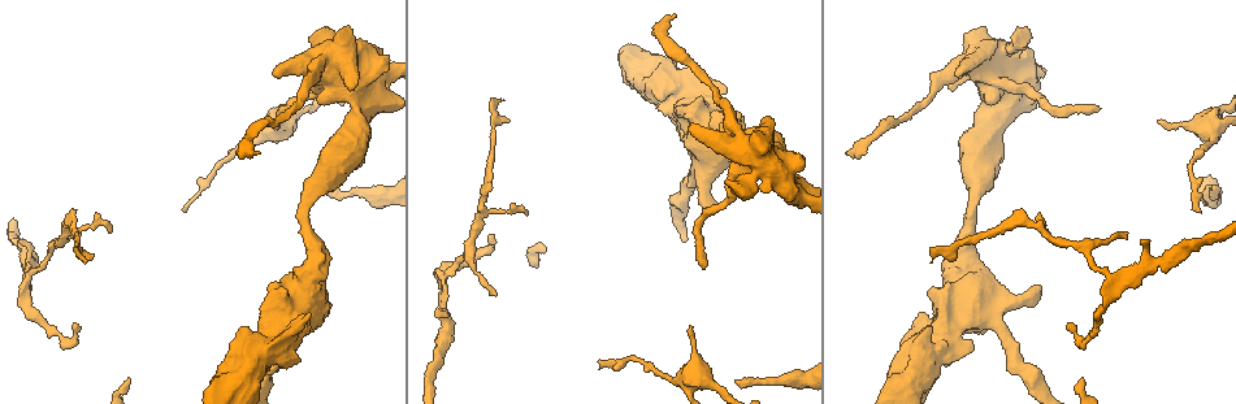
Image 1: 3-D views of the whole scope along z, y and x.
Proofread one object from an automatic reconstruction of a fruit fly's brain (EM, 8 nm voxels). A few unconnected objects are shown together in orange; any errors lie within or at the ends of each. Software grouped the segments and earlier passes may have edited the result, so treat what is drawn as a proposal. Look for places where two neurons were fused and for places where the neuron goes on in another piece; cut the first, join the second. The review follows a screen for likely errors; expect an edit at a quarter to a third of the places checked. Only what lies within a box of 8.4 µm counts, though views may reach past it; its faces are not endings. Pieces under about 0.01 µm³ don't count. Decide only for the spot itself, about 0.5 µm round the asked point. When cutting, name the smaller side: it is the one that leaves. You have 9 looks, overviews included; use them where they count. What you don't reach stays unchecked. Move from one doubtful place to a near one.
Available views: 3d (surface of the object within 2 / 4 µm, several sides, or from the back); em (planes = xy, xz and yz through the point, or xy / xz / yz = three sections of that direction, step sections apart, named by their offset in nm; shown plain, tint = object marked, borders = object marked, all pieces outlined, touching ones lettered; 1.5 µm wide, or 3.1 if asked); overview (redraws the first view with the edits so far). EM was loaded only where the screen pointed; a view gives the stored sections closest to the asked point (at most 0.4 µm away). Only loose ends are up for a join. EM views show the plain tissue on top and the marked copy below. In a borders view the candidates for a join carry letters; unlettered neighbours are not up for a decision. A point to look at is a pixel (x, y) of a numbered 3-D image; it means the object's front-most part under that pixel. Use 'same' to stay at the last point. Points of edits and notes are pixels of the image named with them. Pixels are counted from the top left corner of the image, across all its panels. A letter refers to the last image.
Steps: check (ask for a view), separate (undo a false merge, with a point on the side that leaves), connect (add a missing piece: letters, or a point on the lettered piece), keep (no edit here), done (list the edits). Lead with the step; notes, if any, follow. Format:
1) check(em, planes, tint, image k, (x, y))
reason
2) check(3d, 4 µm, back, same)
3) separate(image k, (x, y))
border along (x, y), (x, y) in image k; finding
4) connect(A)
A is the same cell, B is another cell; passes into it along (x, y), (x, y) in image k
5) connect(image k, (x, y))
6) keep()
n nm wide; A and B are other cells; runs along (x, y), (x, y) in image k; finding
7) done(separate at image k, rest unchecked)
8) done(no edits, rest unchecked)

check(3d, 4 µm, image 1, (495, 296))
free end

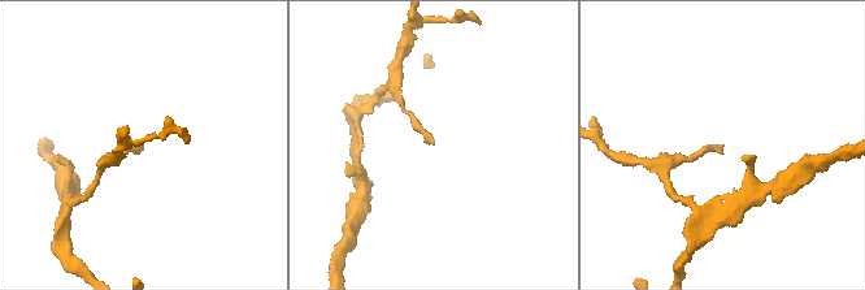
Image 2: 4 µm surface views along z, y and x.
check(em, planes, tint, image 2, (722, 154))

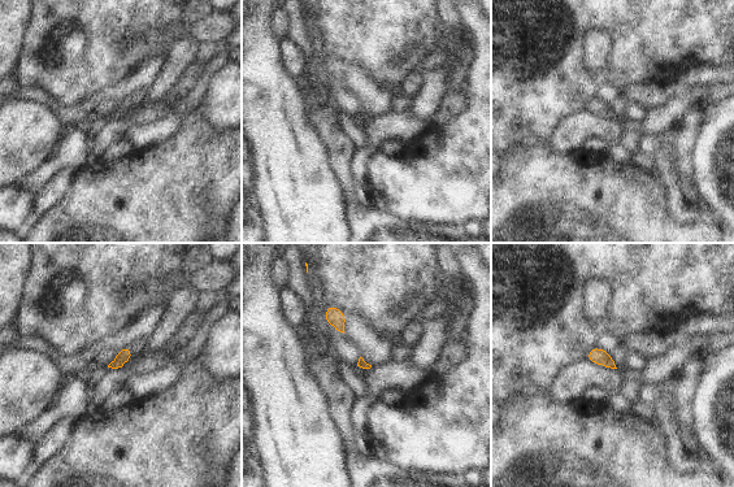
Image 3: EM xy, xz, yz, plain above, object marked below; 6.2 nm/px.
check(em, planes, borders, same)
see the neighbours

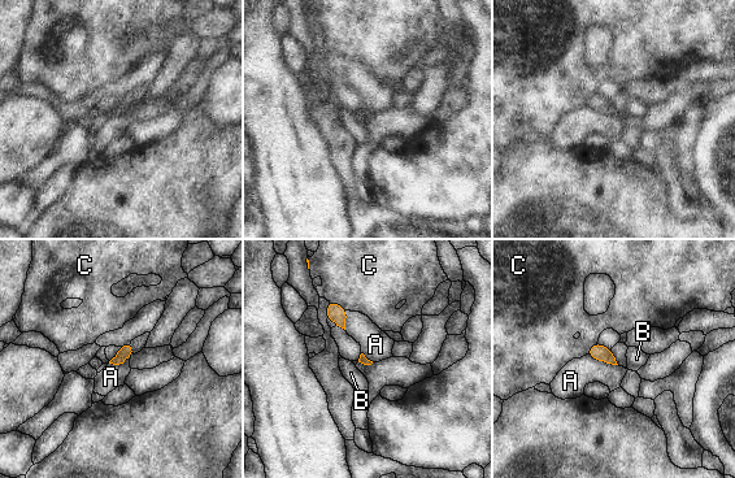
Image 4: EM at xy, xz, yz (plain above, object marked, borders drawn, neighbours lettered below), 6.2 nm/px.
keep()
A, B and C are other cells; no lettered piece goes on from it

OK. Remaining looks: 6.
check(3d, 4 µm, image 1, (74, 325))
tapers out

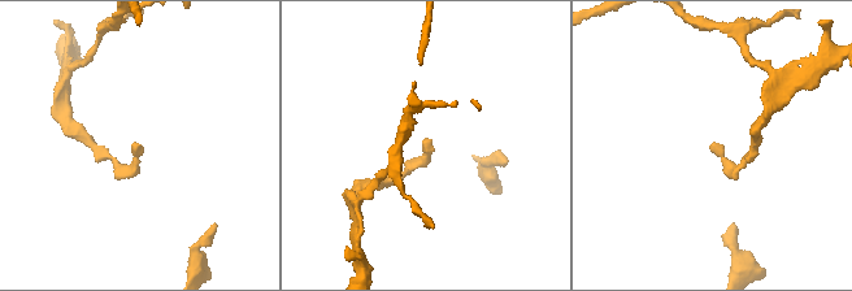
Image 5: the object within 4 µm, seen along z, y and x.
check(em, xz, step 4, borders, image 5, (427, 140))

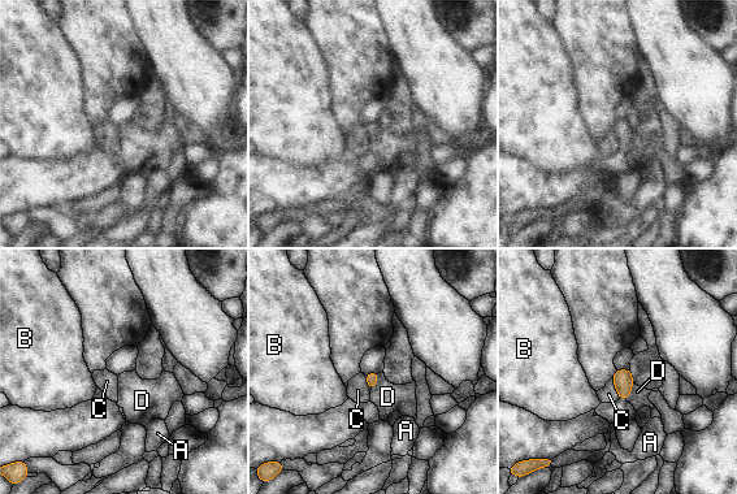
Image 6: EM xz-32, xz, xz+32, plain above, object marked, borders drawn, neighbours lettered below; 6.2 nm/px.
check(em, planes, borders, same)
another direction

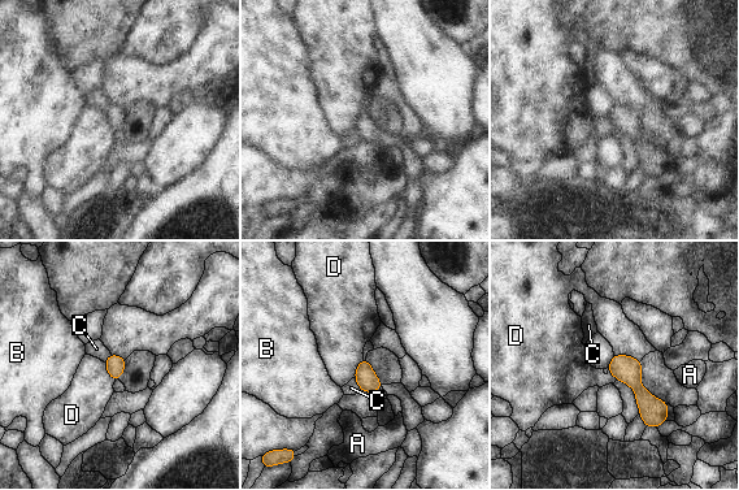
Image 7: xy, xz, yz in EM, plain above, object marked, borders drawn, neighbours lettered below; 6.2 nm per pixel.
keep()
120 nm wide; A, B, C and D are other cells; runs along (616, 358), (630, 373), (659, 421) in image 7; none of them fits

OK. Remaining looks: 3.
check(3d, 4 µm, image 1, (600, 364))
tapers out

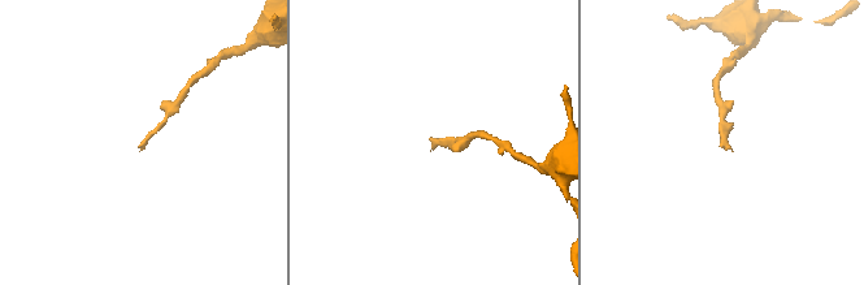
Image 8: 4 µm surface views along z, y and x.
check(em, planes, borders, image 8, (723, 146))

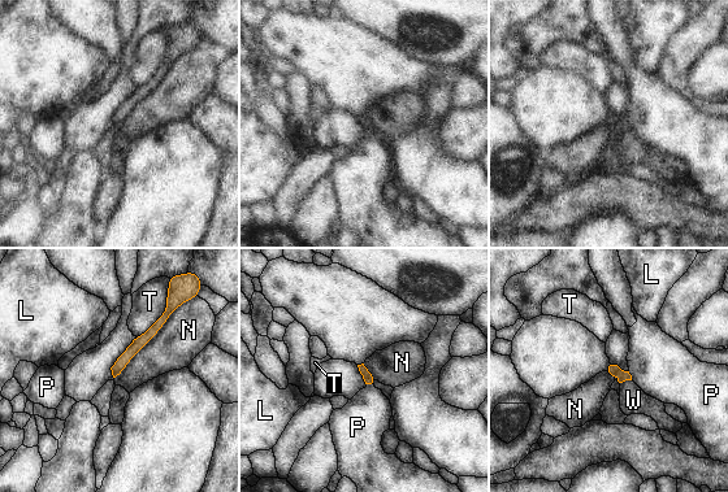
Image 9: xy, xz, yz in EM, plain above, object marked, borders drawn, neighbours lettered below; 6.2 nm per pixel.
connect(W)
N touches over 600 nm; W is the same cell, L, N, P and T are other cells; passes into it along (612, 369), (625, 379), (633, 400) in image 9; the neuron continues

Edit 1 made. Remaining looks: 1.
done(connect at image 9, rest unchecked)

